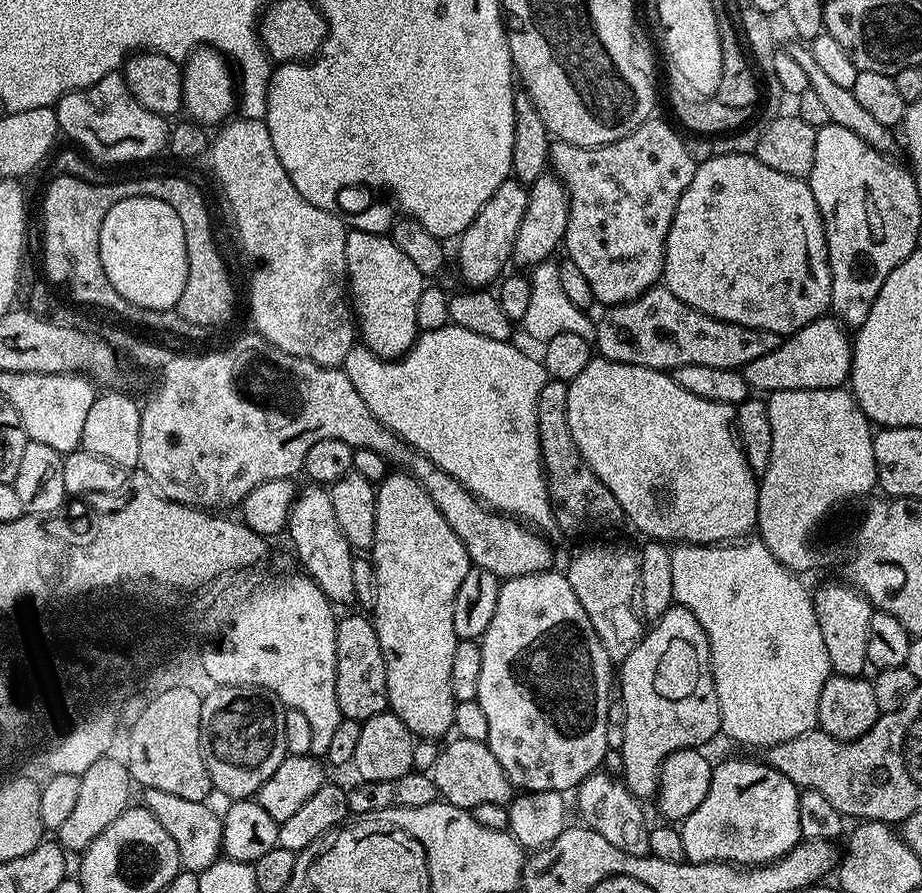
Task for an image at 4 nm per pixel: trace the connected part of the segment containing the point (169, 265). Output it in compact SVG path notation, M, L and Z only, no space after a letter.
M149 196L126 198L110 206L106 218L102 218L100 261L102 270L106 270L106 278L110 278L110 286L114 286L114 290L118 290L126 302L146 310L175 309L182 298L182 290L186 290L188 277L188 251L182 218L172 207L166 206L166 202Z

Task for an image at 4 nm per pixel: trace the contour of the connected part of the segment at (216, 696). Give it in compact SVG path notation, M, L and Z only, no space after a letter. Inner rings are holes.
M216 686L209 696L201 699L200 749L204 755L204 765L212 780L213 789L232 800L247 800L255 797L261 786L282 766L286 750L286 733L282 730L284 708L270 692L247 686Z

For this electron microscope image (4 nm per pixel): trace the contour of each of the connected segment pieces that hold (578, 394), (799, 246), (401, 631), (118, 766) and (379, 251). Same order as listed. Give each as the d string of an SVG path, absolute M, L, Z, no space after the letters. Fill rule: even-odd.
M599 354L593 355L582 374L567 385L566 418L578 454L602 478L606 490L618 498L627 523L632 523L644 538L676 544L727 544L755 529L760 486L736 435L733 405L706 402L706 398L682 390L675 375L614 362Z
M725 154L697 163L696 173L690 186L678 198L678 206L674 210L674 222L670 222L670 230L664 247L662 284L682 302L686 302L699 312L726 322L734 322L738 326L777 332L781 338L791 336L792 333L802 330L810 322L825 315L832 303L830 298L832 271L828 265L828 243L824 237L824 220L820 217L818 202L814 202L814 194L807 179L778 174L778 170L770 170L770 166L762 166L762 162L752 154Z
M404 470L389 471L376 489L374 542L370 559L377 576L377 600L370 609L370 619L386 662L388 707L395 716L402 718L413 737L436 740L453 731L457 705L454 690L450 690L450 669L457 641L454 598L458 598L458 586L462 586L466 574L474 567L472 559L466 554L466 546L462 546L462 538L458 538L458 534L450 530L450 522L442 518L442 510L434 506L434 498L430 498L422 485Z
M111 755L102 757L79 776L82 787L74 810L67 816L66 822L62 822L62 826L54 832L55 839L65 853L83 854L90 842L94 842L94 838L98 838L98 834L102 834L102 830L106 830L106 826L110 826L110 822L118 818L118 814L129 808L131 800L128 799L132 796L134 781L128 774L127 763L123 759L112 759Z
M349 231L346 258L350 303L363 347L383 360L405 356L418 335L418 294L426 286L426 277L394 246L388 234Z

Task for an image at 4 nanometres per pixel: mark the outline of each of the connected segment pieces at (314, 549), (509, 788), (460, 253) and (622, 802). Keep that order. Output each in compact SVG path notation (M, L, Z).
M324 486L301 487L296 501L288 515L286 536L292 539L292 548L300 559L306 575L326 594L333 605L352 604L355 601L354 590L354 549L346 542L346 534L338 530L338 518L334 518L334 502L330 502L330 491Z
M459 738L453 739L453 744L444 744L438 754L438 762L434 762L431 770L432 781L436 787L437 793L447 803L458 806L459 808L467 808L471 810L474 806L482 806L482 802L490 802L491 804L508 804L514 796L514 786L508 781L508 776L502 770L502 766L498 766L498 758L494 758L494 754L488 748L485 742L470 742Z
M515 178L506 179L502 186L498 186L498 190L494 190L494 194L490 194L488 201L480 207L476 217L465 226L463 232L459 233L460 249L456 252L456 260L460 263L461 278L468 283L465 285L491 285L488 283L492 279L495 281L505 271L504 267L509 267L514 238L518 238L518 226L526 215L527 201L528 188Z
M604 770L589 775L575 789L576 806L585 827L590 827L606 842L618 846L627 856L646 856L648 850L648 822L644 820L643 805L625 787L623 781Z

